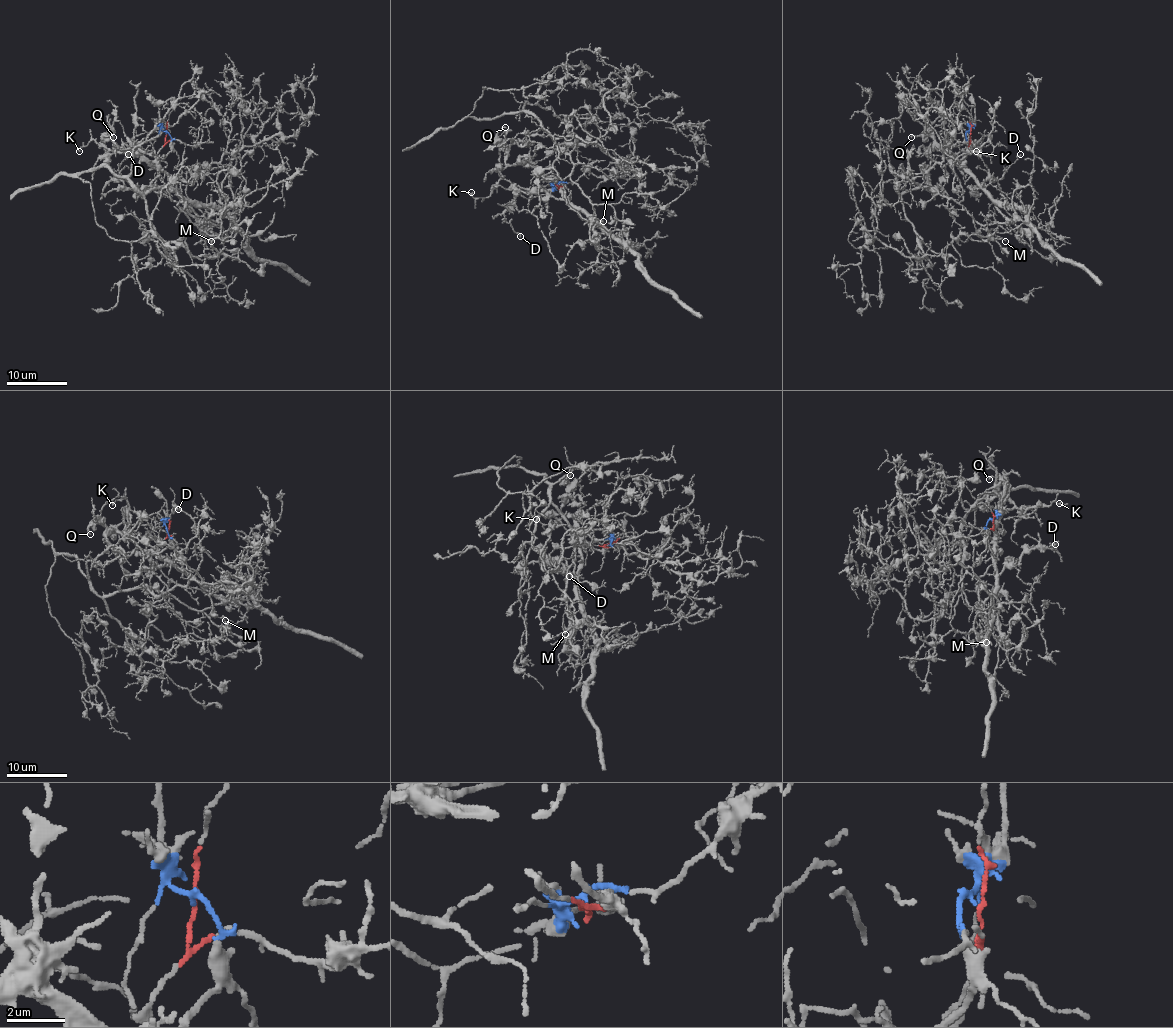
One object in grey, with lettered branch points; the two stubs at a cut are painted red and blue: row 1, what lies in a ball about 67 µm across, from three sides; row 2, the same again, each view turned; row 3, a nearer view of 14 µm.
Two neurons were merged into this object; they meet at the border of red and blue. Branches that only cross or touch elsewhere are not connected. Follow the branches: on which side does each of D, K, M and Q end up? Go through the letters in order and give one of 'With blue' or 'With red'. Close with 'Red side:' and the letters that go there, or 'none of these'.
D: With red
K: With red
M: With blue
Q: With red
Red side: D, K, Q

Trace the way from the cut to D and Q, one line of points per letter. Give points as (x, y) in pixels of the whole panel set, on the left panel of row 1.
D: (167, 134), (156, 166), (167, 176), (170, 187), (133, 191), (123, 182), (112, 179), (112, 173), (129, 154)
Q: (167, 134), (165, 145), (151, 161), (132, 152), (115, 152), (114, 143), (105, 136), (114, 137)

